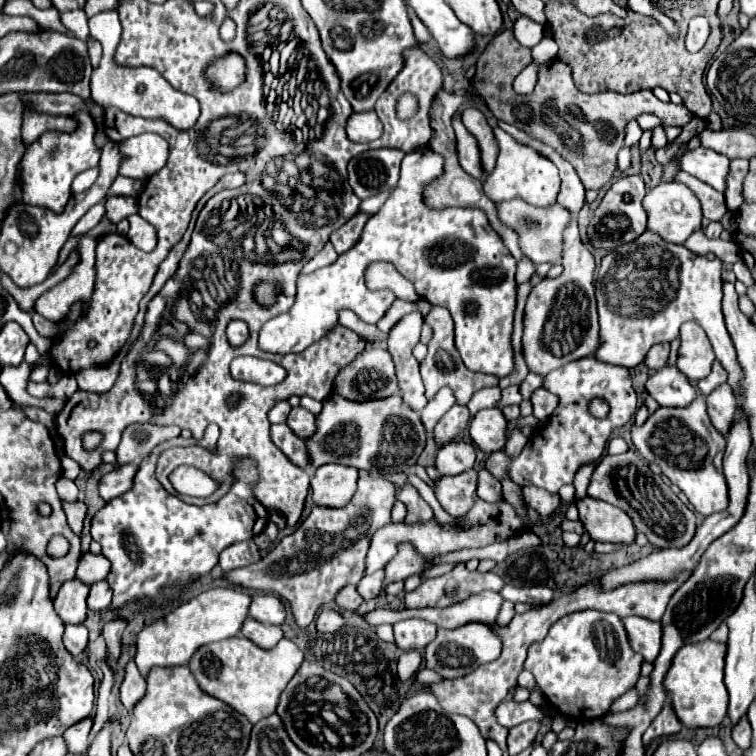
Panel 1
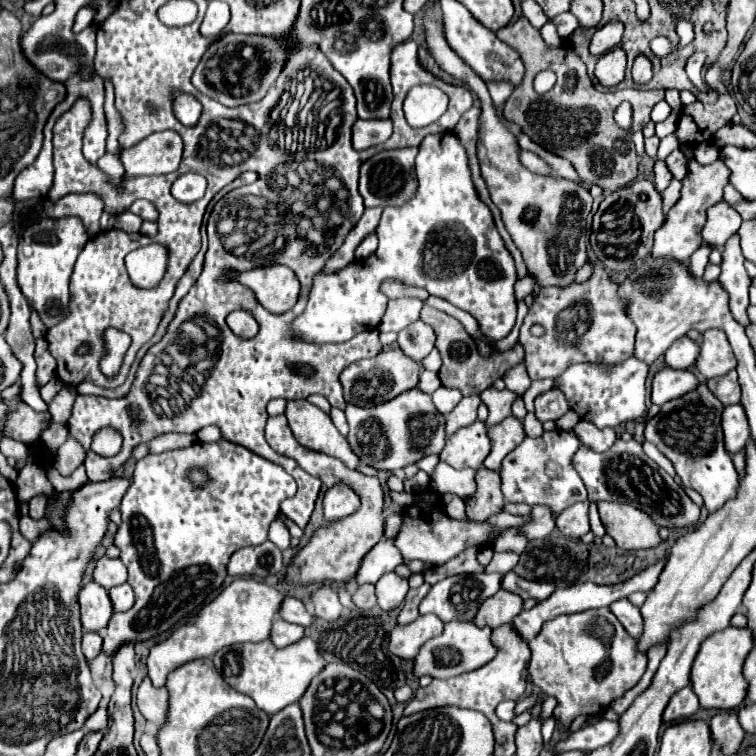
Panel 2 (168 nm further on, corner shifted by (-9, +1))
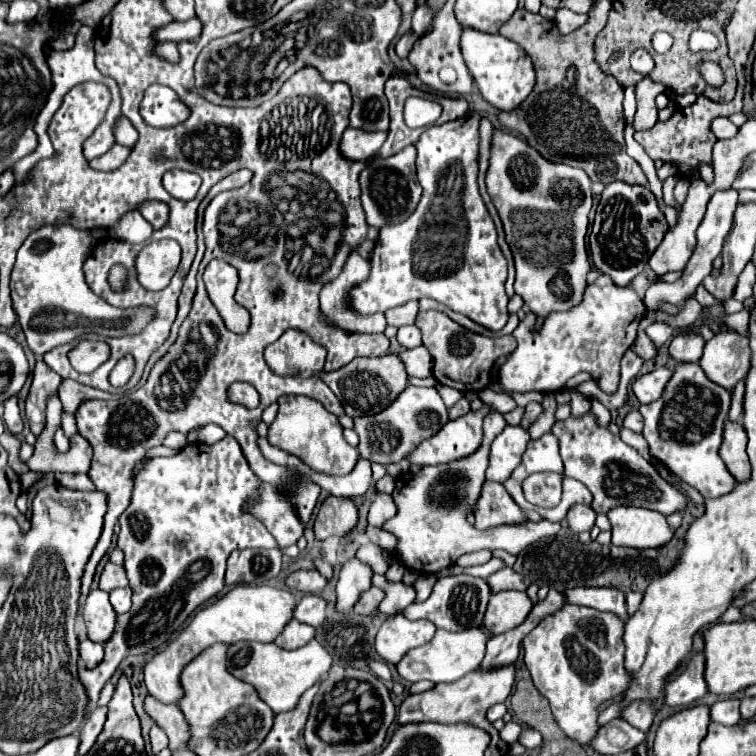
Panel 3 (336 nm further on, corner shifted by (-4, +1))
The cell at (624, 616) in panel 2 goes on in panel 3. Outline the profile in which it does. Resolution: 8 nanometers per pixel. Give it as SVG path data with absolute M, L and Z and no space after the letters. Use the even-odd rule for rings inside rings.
M569 588L563 592L565 602L589 606L603 612L617 612L621 620L627 618L625 594L617 588Z

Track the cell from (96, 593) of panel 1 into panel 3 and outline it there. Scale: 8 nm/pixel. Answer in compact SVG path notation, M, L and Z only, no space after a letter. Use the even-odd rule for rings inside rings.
M119 588L111 592L111 604L117 614L125 614L131 608L131 588Z

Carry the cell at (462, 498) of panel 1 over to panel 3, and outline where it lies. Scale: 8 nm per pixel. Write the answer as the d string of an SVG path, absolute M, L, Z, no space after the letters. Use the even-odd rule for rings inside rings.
M487 480L481 498L475 506L475 526L479 530L487 530L503 524L523 524L523 522L527 522L527 516L509 496L505 486Z

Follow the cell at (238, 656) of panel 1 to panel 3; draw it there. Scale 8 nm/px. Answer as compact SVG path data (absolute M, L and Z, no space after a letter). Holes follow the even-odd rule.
M317 640L297 650L283 650L273 642L237 642L229 648L227 668L231 668L231 672L239 680L247 680L249 684L253 684L259 692L259 698L267 702L275 714L279 714L293 710L299 704L303 692L329 672L331 656Z

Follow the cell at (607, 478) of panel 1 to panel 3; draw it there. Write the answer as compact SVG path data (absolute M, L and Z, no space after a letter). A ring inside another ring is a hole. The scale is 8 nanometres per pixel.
M589 410L583 416L559 420L551 432L557 436L561 446L565 476L583 482L593 492L591 508L597 514L607 514L615 506L641 506L657 510L665 516L687 508L687 500L659 476L651 462L639 456L639 452L625 444L619 436L595 424L593 416L595 414Z

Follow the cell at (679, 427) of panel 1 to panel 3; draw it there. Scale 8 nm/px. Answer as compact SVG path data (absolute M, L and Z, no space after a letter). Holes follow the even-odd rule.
M685 362L675 364L673 374L657 402L639 406L639 412L645 418L643 436L649 444L651 456L667 466L669 472L685 484L699 490L703 498L723 496L737 484L719 456L729 404L729 390L711 382L697 362Z

